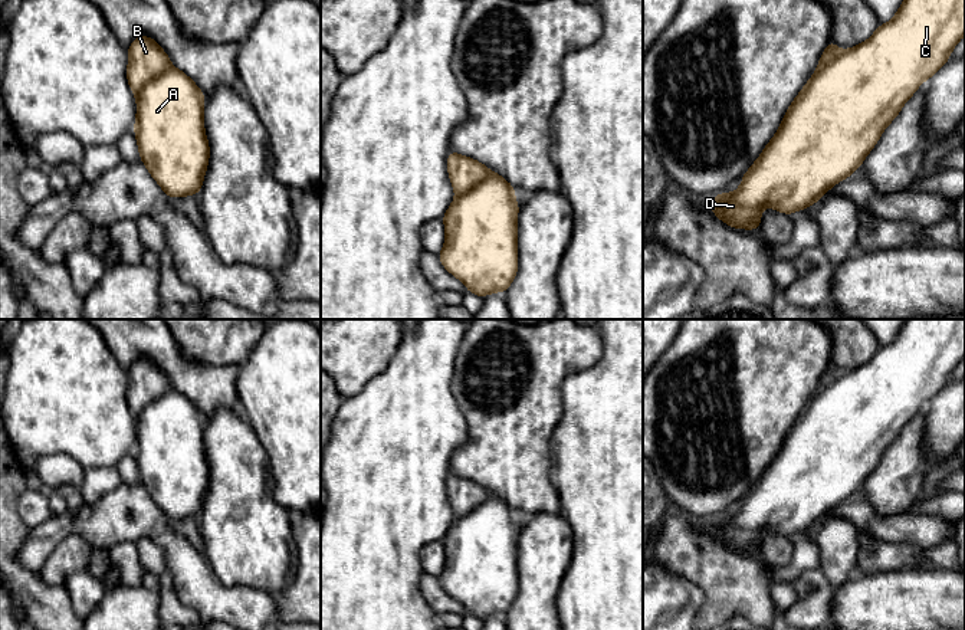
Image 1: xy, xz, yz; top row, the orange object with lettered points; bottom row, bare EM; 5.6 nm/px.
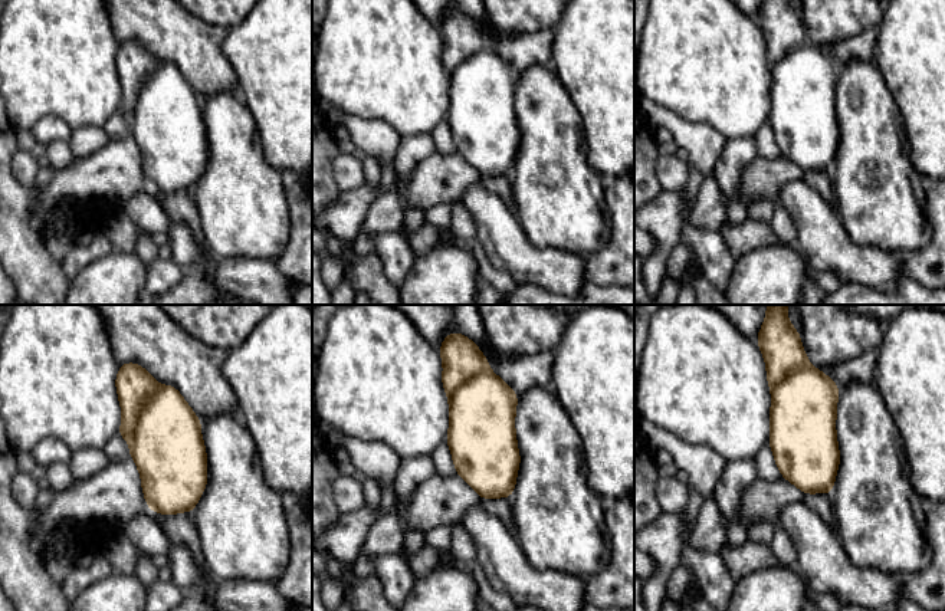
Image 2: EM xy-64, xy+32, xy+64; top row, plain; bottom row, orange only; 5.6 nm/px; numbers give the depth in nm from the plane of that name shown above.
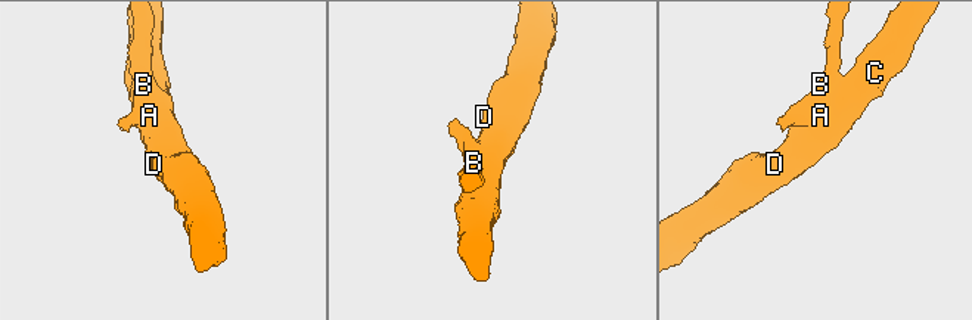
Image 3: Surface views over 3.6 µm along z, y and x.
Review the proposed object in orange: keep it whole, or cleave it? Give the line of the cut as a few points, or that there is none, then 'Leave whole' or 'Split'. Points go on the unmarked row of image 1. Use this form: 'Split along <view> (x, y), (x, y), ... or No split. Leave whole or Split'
Split along xy (170, 387), (151, 400), (137, 419). Split

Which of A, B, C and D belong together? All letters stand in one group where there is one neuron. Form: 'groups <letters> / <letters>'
groups A C D / B

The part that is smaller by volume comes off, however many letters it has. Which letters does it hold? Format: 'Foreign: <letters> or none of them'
Foreign: B

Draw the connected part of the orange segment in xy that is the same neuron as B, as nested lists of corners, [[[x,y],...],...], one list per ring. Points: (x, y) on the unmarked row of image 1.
[[[150,358],[135,360],[128,368],[128,380],[127,401],[135,419],[147,404],[171,388],[170,378]]]

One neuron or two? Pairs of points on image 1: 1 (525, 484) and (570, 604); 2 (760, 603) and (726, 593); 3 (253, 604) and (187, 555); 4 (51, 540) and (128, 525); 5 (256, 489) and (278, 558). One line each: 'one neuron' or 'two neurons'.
1: two neurons
2: one neuron
3: one neuron
4: one neuron
5: one neuron

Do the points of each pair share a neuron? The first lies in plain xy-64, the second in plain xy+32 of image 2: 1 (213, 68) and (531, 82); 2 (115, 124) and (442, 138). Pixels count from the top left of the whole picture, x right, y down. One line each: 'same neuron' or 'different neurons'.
1: different neurons
2: same neuron

